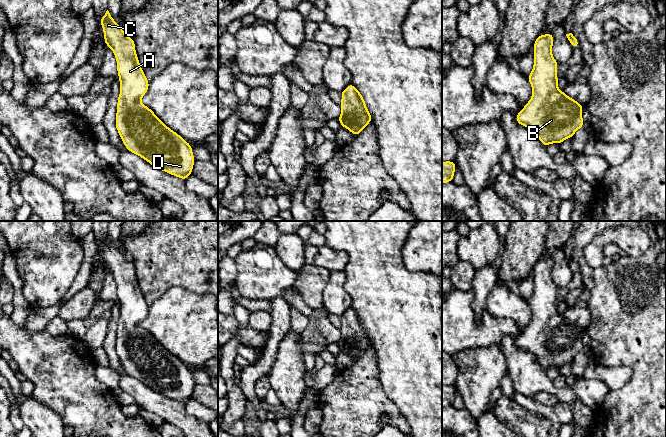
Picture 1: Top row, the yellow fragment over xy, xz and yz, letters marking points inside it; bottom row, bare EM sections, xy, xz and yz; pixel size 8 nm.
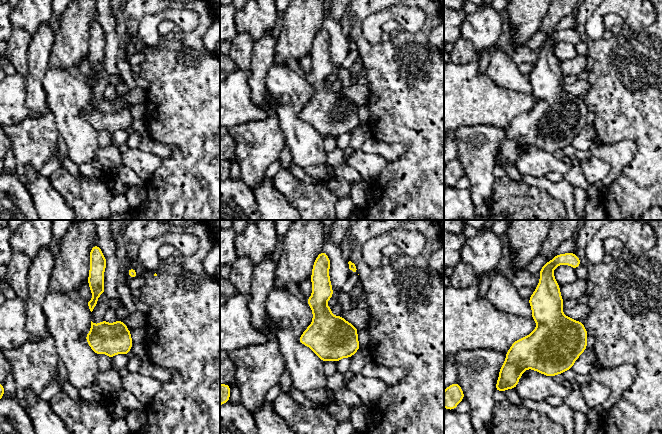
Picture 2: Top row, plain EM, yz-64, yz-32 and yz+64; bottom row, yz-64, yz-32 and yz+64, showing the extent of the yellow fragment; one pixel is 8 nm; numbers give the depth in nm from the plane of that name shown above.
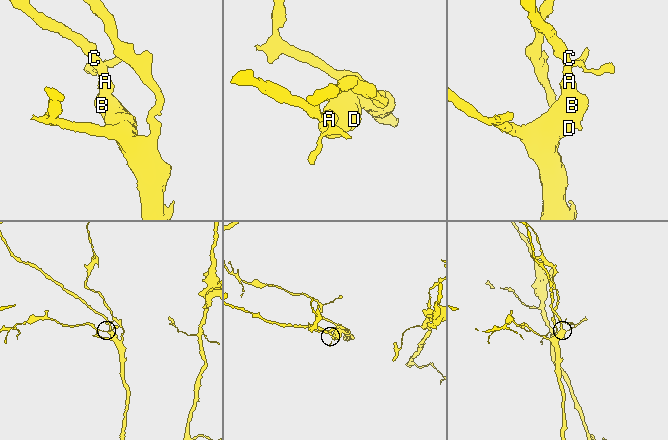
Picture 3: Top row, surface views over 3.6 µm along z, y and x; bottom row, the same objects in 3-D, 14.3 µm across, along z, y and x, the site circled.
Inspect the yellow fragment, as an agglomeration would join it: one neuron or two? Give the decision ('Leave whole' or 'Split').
Leave whole

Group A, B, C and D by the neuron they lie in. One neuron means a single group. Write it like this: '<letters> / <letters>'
A B C D

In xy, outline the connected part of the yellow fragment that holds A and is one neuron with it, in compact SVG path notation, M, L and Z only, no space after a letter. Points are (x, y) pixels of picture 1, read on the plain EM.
M108 234L100 248L105 269L112 273L117 285L120 318L115 350L123 368L152 390L185 405L192 399L195 386L192 370L141 327L149 304L138 284L134 263L124 257Z

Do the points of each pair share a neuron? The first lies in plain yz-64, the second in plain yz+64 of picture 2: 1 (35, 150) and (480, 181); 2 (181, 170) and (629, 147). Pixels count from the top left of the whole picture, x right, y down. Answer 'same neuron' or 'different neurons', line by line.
1: same neuron
2: different neurons

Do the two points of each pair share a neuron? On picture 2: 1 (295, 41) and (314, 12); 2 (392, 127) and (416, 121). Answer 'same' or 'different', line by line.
1: same
2: same

